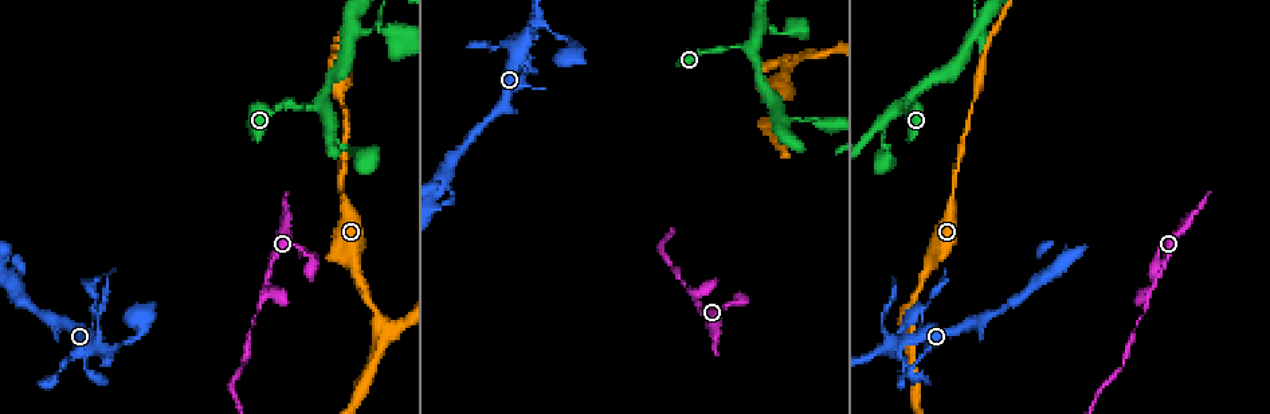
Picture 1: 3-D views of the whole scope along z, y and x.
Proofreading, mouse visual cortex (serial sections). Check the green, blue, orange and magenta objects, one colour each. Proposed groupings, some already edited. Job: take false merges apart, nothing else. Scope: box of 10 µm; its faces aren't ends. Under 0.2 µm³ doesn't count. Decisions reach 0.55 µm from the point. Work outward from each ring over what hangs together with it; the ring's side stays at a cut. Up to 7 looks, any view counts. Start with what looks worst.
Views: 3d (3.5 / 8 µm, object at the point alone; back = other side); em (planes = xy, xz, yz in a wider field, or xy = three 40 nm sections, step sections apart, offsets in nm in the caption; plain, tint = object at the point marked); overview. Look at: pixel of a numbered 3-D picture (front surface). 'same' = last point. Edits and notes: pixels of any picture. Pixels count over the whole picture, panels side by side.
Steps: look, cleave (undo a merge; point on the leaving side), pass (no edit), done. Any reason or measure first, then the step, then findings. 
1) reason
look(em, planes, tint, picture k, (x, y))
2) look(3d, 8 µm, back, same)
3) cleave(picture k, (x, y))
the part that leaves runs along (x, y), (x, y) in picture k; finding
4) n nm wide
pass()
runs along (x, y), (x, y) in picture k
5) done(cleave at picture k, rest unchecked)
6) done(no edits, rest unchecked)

three arms meet
look(3d, 8 µm, picture 1, (376, 316))

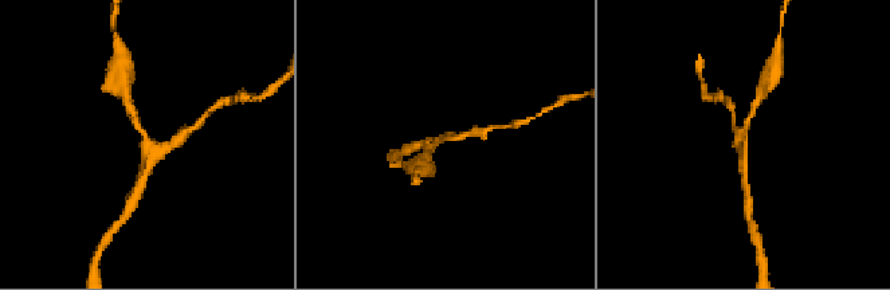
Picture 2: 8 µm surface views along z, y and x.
3 arms; arms of 150, 200, 200 nm; need the tissue
look(em, xy, step 3, tint, same)

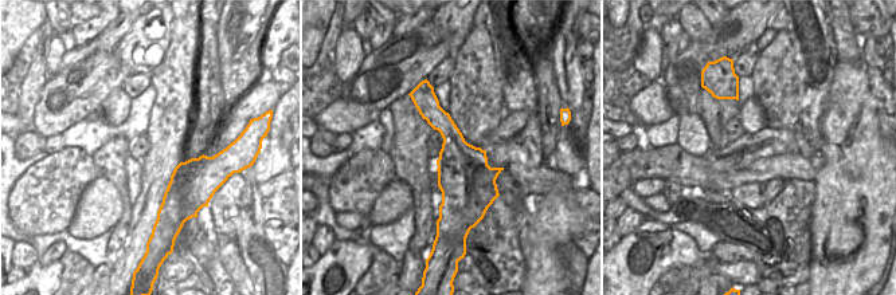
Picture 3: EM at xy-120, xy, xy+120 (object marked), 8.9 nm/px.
pass()
runs along (129, 106), (151, 149), (145, 177) in picture 2; all the same cell

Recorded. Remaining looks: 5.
abrupt turn
look(3d, 3.5 µm, picture 1, (898, 107))

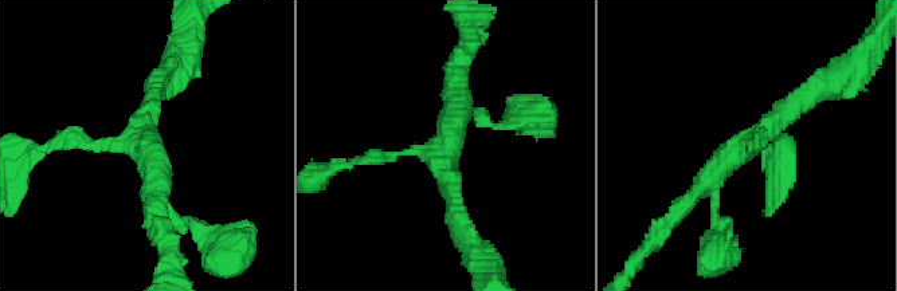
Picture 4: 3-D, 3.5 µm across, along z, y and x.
look(em, xy, step 2, tint, picture 4, (427, 151))

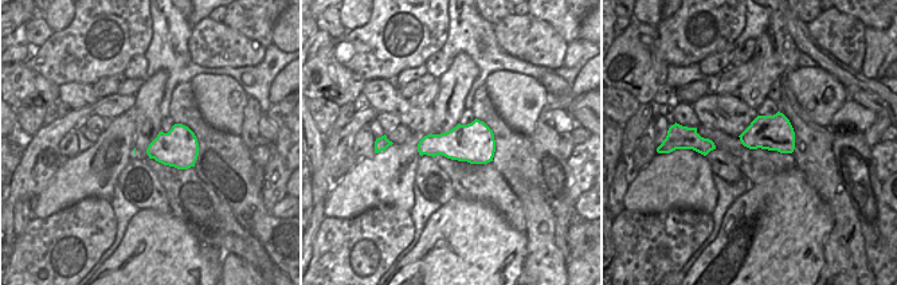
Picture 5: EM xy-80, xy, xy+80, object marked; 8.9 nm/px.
pass()
runs along (344, 164), (422, 150), (454, 215) in picture 4; one cell here

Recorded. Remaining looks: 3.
thin arm on a thick one
look(em, xy, step 2, tint, picture 1, (781, 120))

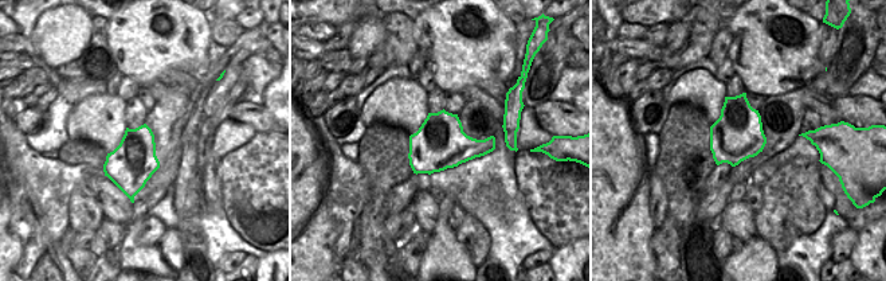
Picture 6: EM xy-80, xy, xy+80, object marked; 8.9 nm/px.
look(3d, 3.5 µm, same)

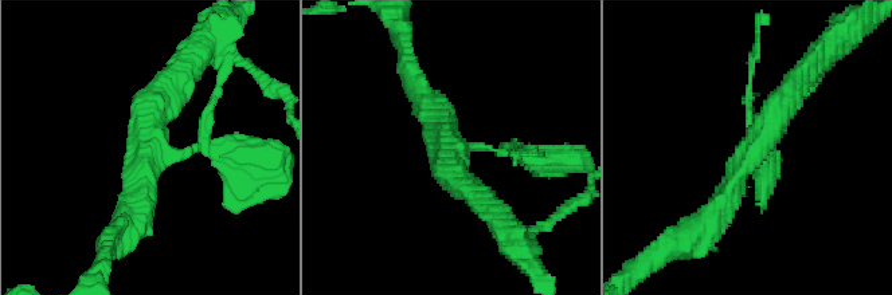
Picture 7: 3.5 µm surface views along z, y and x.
3 arms
pass()
runs along (125, 225), (151, 156), (237, 156) in picture 7; one cell here

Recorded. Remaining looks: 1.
done(no edits, rest unchecked)

